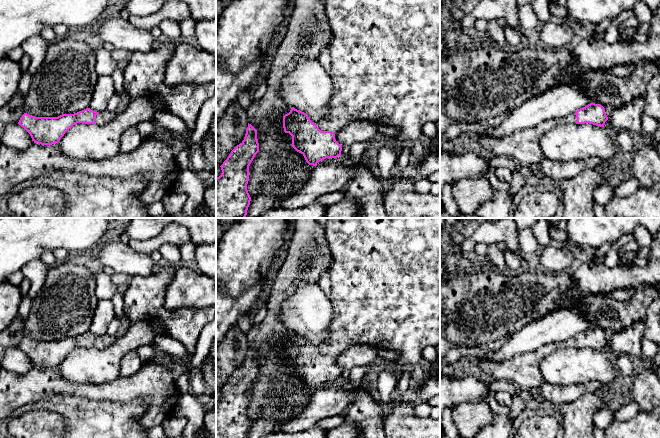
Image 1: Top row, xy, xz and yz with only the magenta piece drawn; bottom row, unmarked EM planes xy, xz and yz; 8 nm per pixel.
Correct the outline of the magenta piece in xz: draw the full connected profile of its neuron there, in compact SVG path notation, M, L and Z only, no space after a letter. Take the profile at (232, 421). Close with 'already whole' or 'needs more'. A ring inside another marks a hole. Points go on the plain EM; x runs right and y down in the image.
M248 347L244 364L231 375L220 390L222 397L216 402L216 438L247 438L251 425L247 414L249 390L258 376L257 354Z | already whole

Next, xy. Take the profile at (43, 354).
M90 332L58 341L35 341L24 337L18 348L30 358L34 367L52 369L77 347L104 349L114 344L117 337L108 334L99 337Z | needs more

